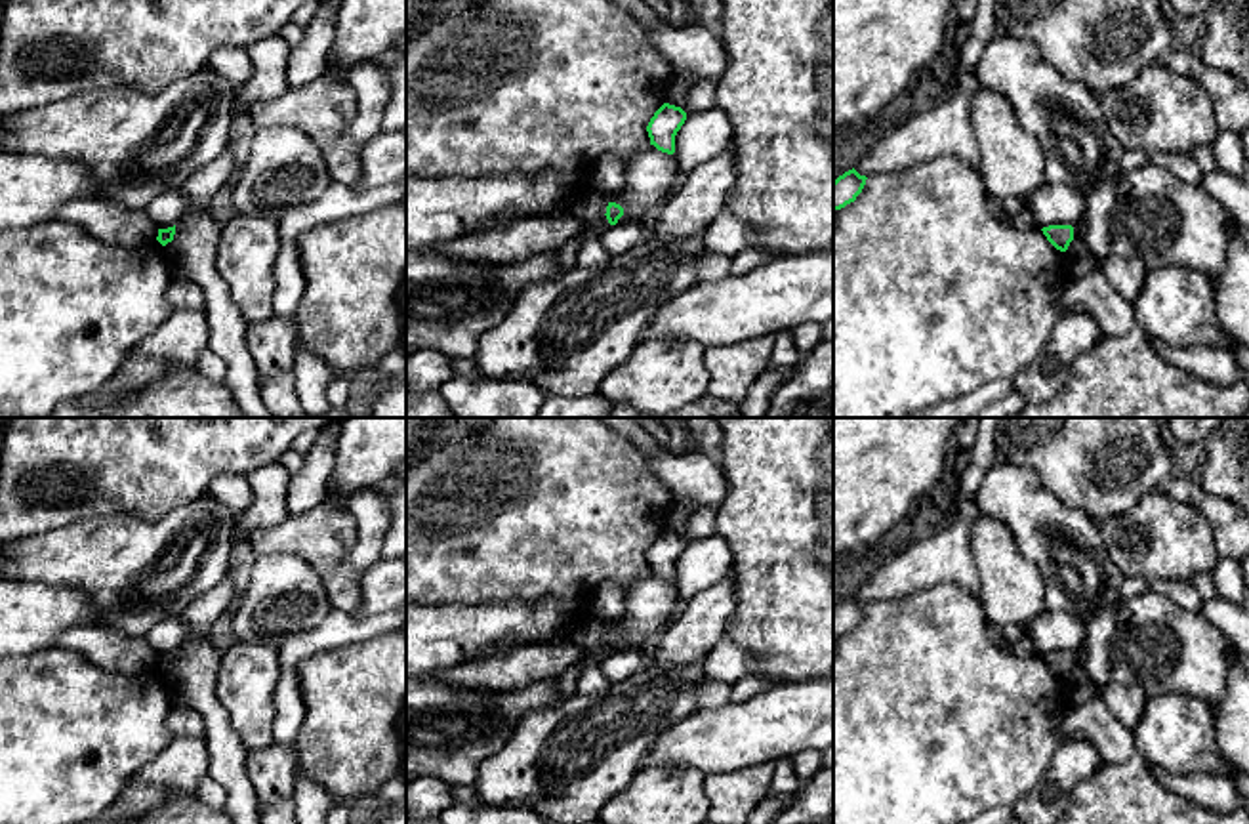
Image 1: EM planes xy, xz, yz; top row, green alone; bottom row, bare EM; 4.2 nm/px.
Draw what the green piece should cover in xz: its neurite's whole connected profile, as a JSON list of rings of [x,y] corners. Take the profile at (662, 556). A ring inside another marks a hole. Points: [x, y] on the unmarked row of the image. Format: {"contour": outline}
{"contour": [[[664,530],[654,544],[650,546],[646,559],[650,572],[658,578],[673,582],[675,580],[675,563],[686,547],[686,540],[681,534]]]}

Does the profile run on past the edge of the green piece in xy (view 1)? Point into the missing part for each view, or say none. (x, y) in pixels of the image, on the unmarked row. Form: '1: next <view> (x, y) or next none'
1: next none

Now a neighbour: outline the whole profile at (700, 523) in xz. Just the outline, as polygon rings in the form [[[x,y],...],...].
[[[696,507],[683,528],[683,538],[686,542],[696,542],[696,540],[706,540],[715,534],[715,525],[717,525],[717,507]]]

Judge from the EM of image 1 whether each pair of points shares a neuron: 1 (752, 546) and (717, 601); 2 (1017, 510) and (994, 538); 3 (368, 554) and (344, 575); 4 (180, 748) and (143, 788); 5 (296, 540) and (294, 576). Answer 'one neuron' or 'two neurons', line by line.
1: two neurons
2: two neurons
3: one neuron
4: one neuron
5: two neurons

